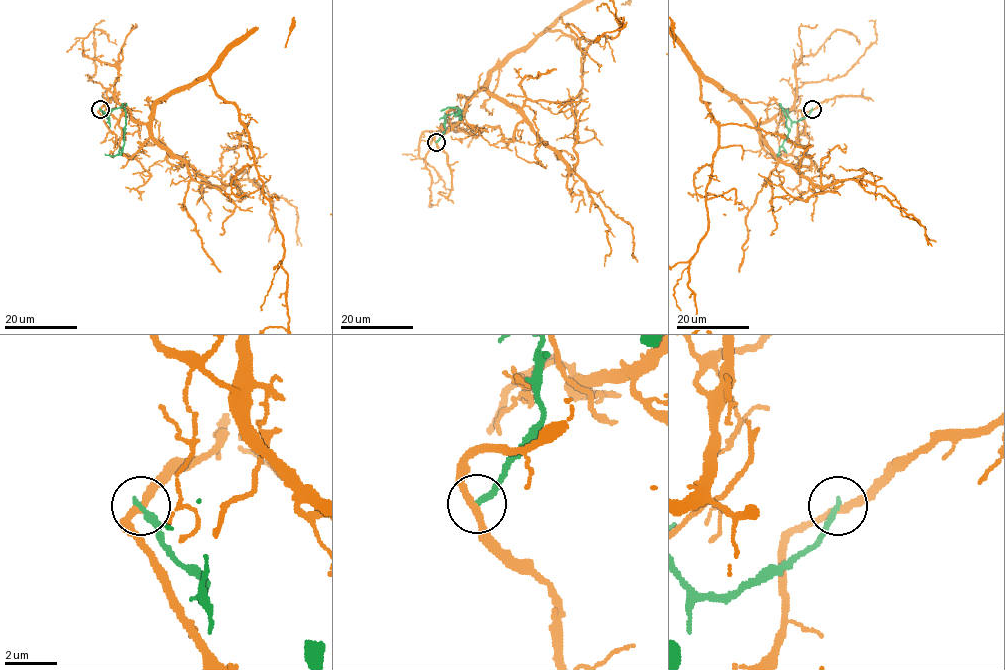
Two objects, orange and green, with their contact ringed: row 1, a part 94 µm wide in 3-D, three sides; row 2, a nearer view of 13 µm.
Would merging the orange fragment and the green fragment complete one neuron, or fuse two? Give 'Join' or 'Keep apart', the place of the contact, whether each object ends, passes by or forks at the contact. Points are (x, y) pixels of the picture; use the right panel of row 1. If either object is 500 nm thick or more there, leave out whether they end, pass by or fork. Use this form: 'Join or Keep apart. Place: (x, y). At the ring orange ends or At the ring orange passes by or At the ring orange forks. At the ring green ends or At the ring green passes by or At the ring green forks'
Keep apart. Place: (812, 109). At the ring orange passes by. At the ring green ends

